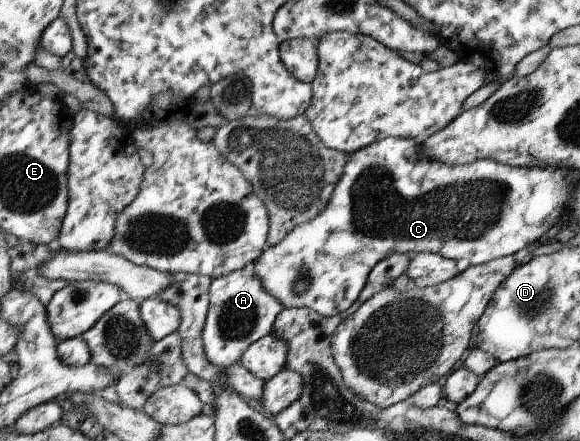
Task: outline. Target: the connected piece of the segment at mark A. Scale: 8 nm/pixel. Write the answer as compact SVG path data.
M244 268L212 278L208 294L210 305L202 330L202 341L206 358L220 368L239 363L254 342L273 333L276 321L284 310L282 304L265 290L257 274L246 274Z

